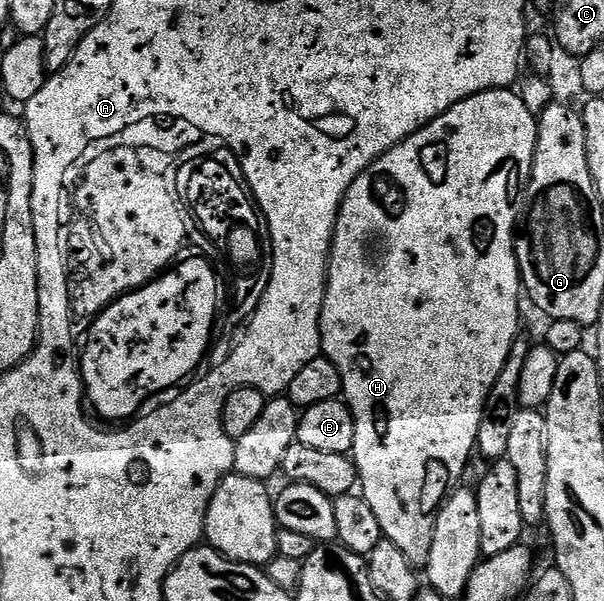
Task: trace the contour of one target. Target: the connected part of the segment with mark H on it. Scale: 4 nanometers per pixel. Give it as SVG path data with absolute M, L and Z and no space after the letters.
M503 88L500 90L485 90L479 94L473 94L471 98L466 98L463 102L458 102L452 108L448 108L448 112L444 112L439 118L433 118L427 126L420 128L415 134L408 136L403 142L396 144L391 150L381 154L369 168L364 172L360 172L360 176L356 176L356 180L348 188L348 192L342 201L342 207L338 210L334 239L330 245L330 270L326 273L326 299L322 305L322 315L320 316L322 354L330 358L332 364L336 364L336 368L340 372L344 401L349 406L354 417L354 423L356 424L356 440L354 441L352 457L358 469L358 480L362 498L368 504L372 504L372 512L376 512L376 520L380 520L382 537L392 540L392 544L396 544L396 548L400 548L400 552L404 552L404 556L408 556L408 560L416 568L425 567L426 563L430 561L432 536L434 535L434 519L437 515L438 508L446 501L448 495L451 493L452 487L455 485L453 482L465 472L466 465L470 462L470 457L475 457L476 447L478 445L478 433L480 432L480 420L486 414L486 401L492 392L492 384L496 384L496 380L500 376L500 368L504 368L504 364L508 360L508 356L512 352L515 342L519 341L520 338L520 334L518 334L520 275L518 273L518 257L514 255L514 240L516 237L516 227L520 222L520 203L524 198L526 183L530 181L530 169L534 163L534 145L537 142L538 119L524 104L521 93L515 92L510 88Z

